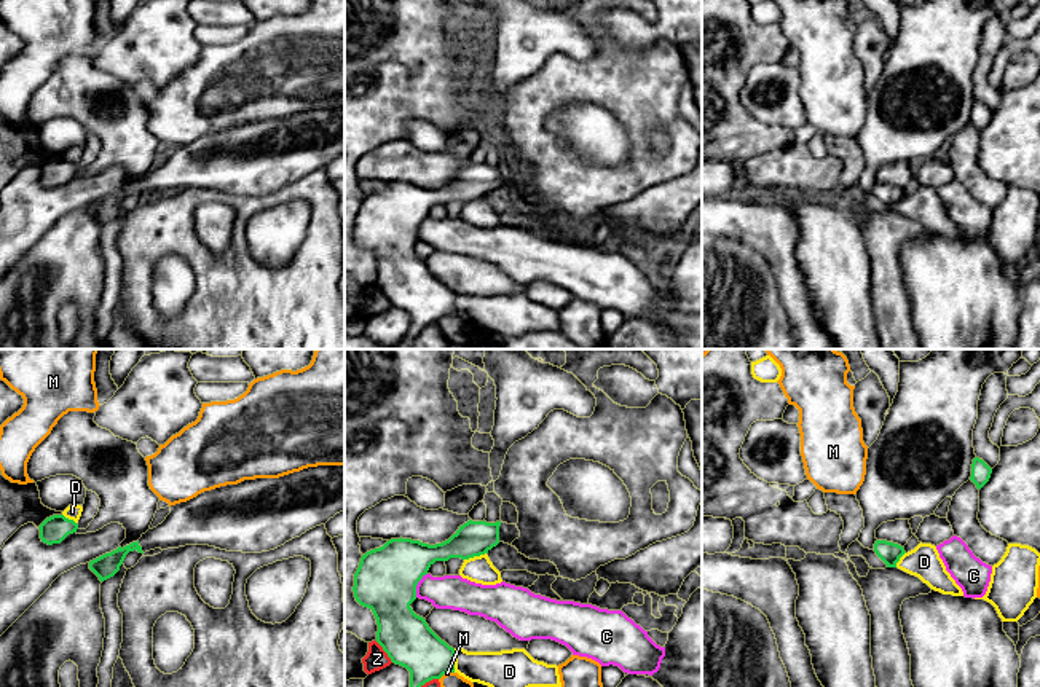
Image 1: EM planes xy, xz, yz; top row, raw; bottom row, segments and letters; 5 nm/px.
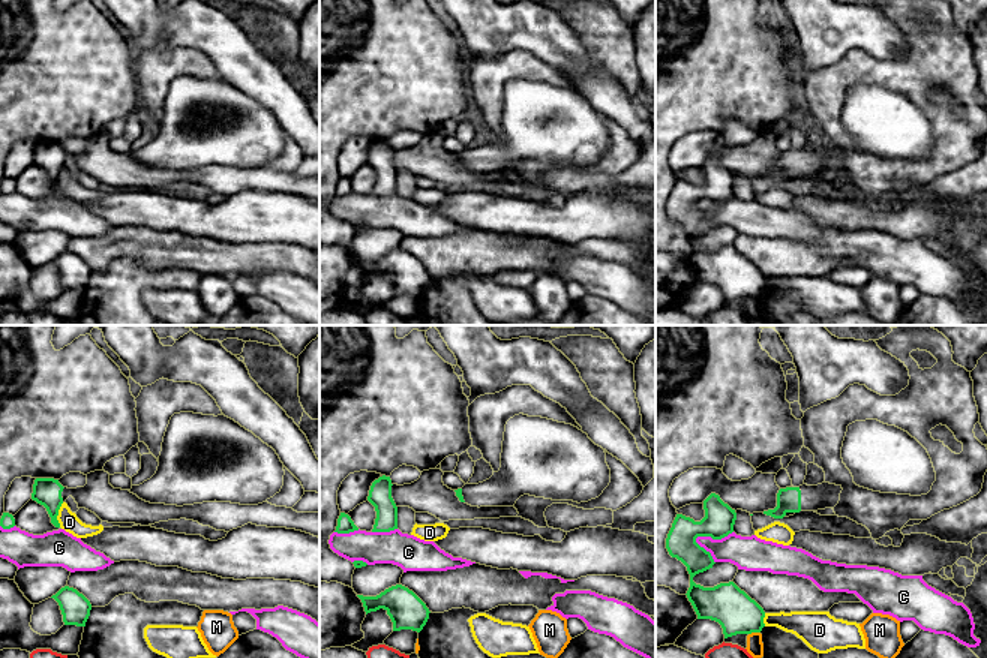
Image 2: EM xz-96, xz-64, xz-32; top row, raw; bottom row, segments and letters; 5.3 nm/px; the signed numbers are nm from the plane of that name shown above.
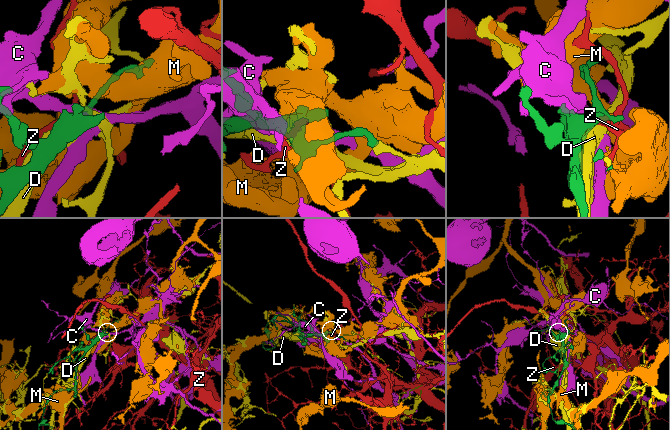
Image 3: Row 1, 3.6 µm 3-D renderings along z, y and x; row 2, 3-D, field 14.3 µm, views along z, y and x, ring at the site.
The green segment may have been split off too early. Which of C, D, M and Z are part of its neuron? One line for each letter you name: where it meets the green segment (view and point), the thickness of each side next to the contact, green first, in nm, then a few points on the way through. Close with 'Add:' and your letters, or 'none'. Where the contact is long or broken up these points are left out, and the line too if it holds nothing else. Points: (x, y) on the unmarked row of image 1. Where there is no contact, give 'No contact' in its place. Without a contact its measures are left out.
Add: none

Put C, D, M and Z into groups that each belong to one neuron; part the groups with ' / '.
C / D / M / Z

